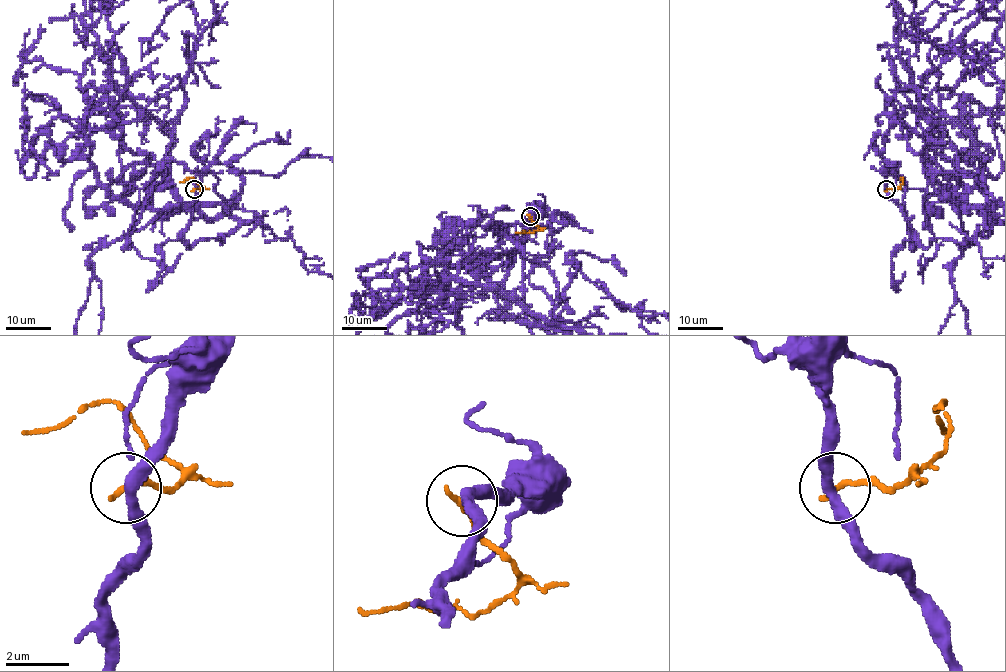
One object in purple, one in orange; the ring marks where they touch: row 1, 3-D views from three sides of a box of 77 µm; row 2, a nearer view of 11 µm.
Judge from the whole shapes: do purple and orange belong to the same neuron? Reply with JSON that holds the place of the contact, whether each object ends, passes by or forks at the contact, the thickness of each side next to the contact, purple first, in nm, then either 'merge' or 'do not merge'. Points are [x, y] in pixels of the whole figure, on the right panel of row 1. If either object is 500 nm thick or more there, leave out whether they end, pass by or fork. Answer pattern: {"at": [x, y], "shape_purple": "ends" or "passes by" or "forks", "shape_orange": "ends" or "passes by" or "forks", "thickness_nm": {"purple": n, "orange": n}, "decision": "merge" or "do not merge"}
{"at": [886, 189], "shape_purple": "passes by", "shape_orange": "ends", "thickness_nm": {"purple": 360, "orange": 200}, "decision": "do not merge"}

